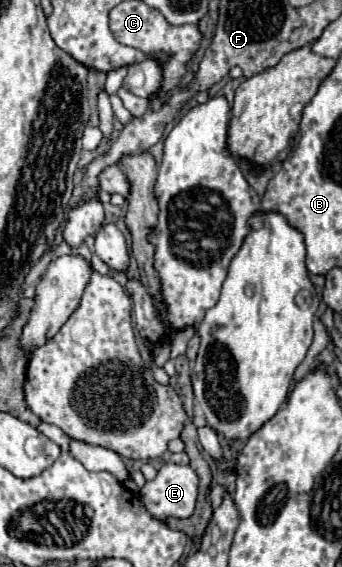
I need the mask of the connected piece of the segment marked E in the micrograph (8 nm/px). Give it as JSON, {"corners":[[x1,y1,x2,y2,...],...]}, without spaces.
{"corners":[[166,462,158,470,156,478,146,482,146,486,140,490,144,508,150,512,150,516,154,516,160,522,166,522,168,518,190,518,194,514,196,496,198,496,198,474,190,466,172,462]]}

